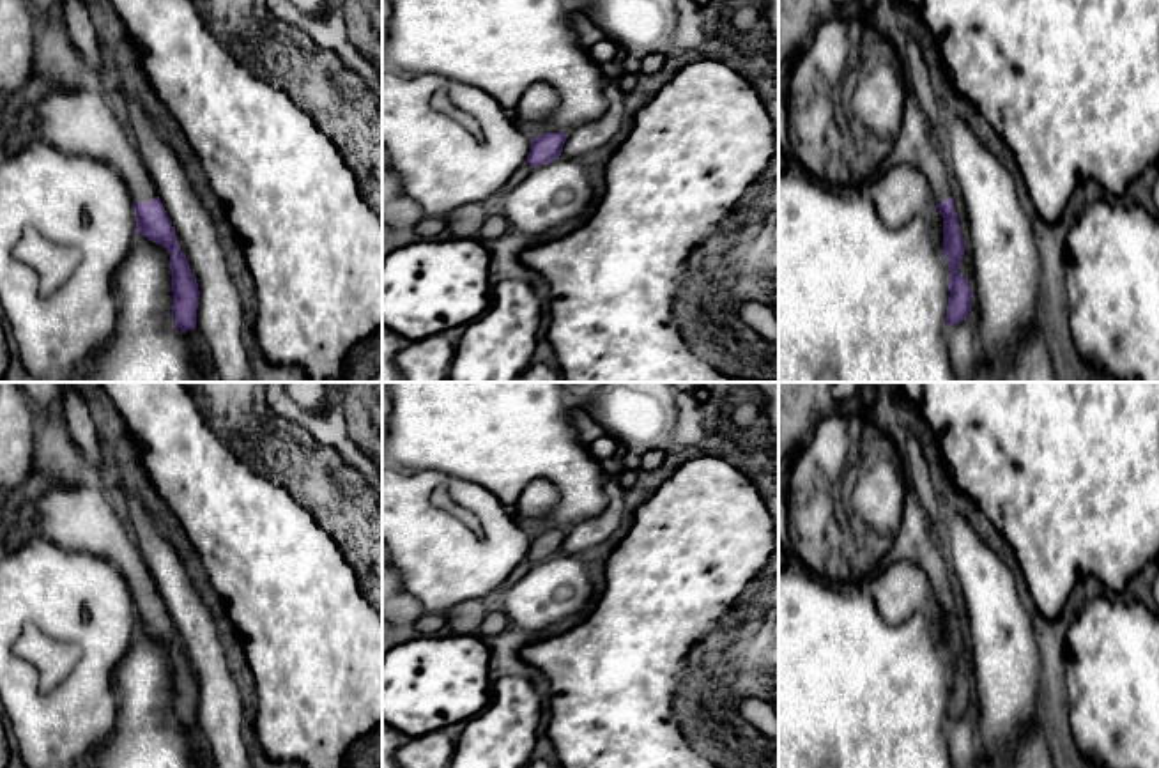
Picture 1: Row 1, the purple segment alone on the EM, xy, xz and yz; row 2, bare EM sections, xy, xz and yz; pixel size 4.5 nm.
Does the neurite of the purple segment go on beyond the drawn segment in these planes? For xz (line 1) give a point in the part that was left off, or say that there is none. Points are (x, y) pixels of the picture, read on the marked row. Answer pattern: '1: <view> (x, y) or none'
1: none

